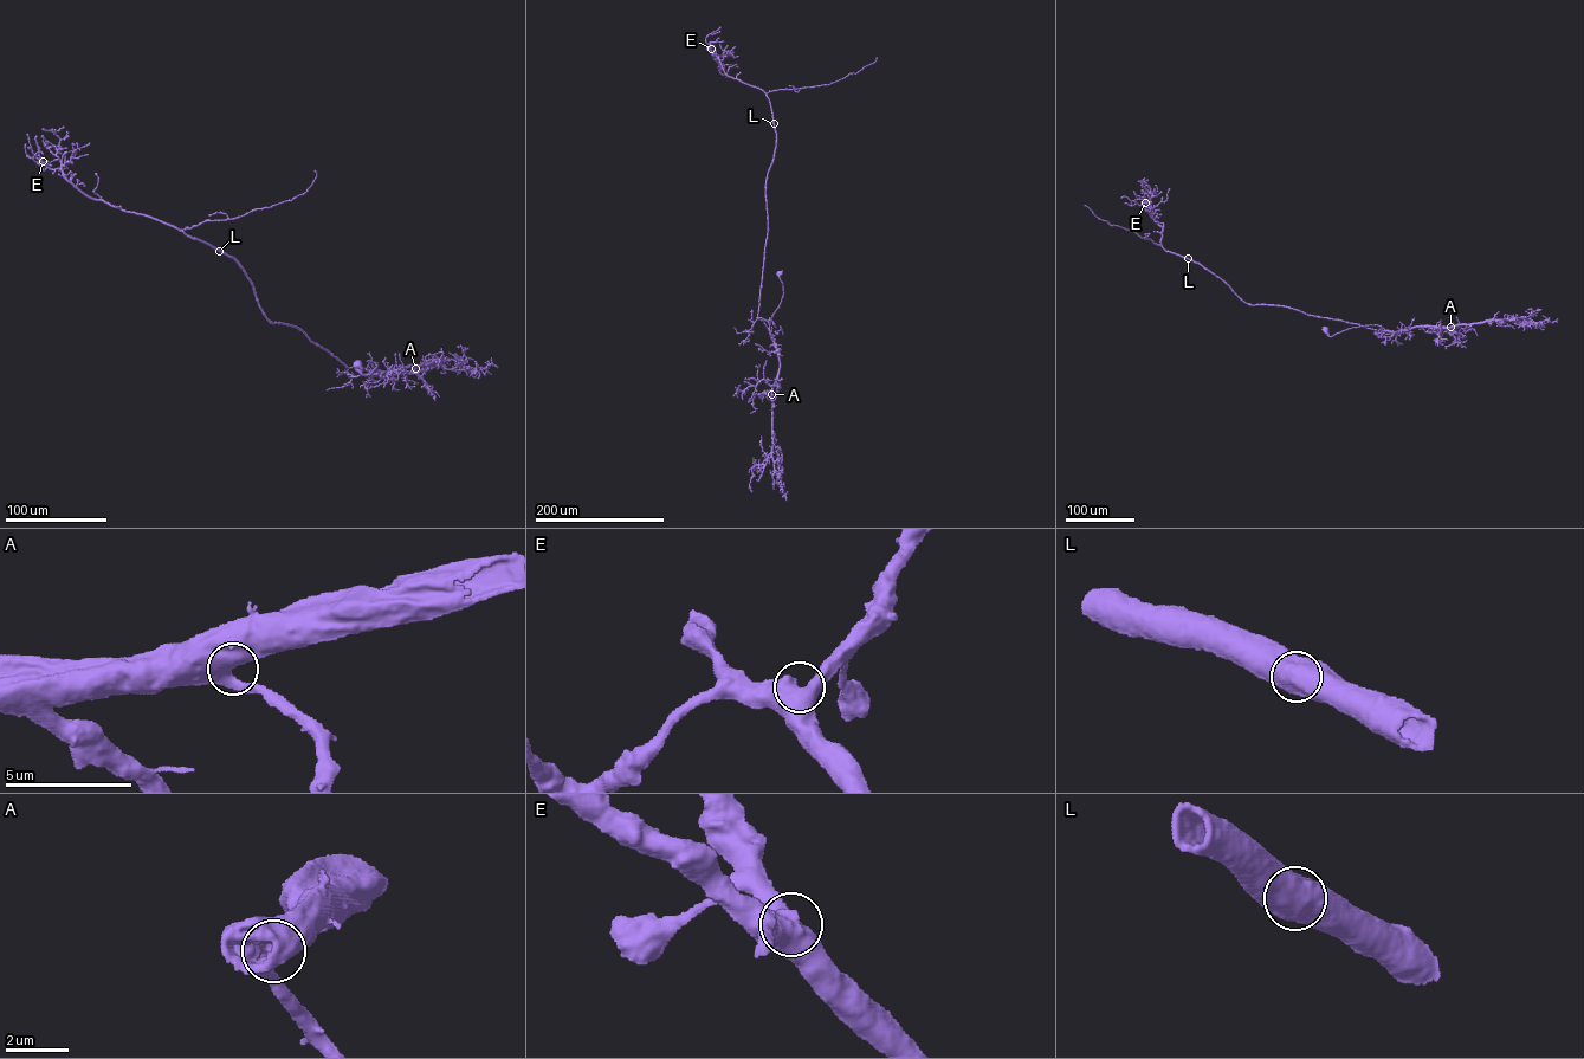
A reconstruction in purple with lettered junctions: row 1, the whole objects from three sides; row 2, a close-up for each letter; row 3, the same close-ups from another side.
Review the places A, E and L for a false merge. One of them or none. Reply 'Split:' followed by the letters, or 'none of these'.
Split: none of these

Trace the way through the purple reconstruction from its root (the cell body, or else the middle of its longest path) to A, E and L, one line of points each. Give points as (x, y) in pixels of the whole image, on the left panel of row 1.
A: (359, 365), (364, 375), (376, 368), (369, 360), (374, 368), (385, 372), (409, 366), (415, 368)
E: (359, 365), (377, 369), (269, 322), (233, 258), (43, 161)
L: (359, 365), (377, 369), (269, 322), (219, 251)

